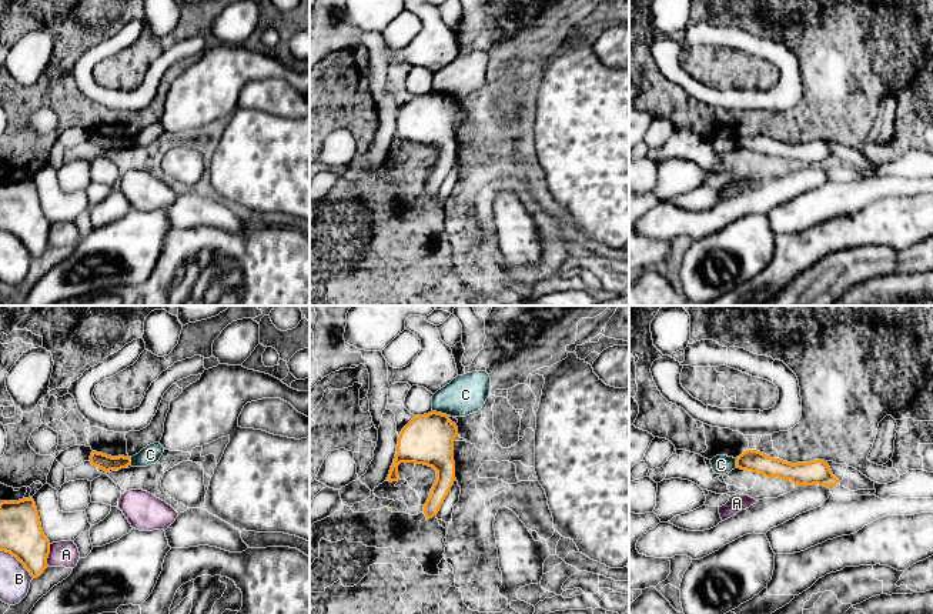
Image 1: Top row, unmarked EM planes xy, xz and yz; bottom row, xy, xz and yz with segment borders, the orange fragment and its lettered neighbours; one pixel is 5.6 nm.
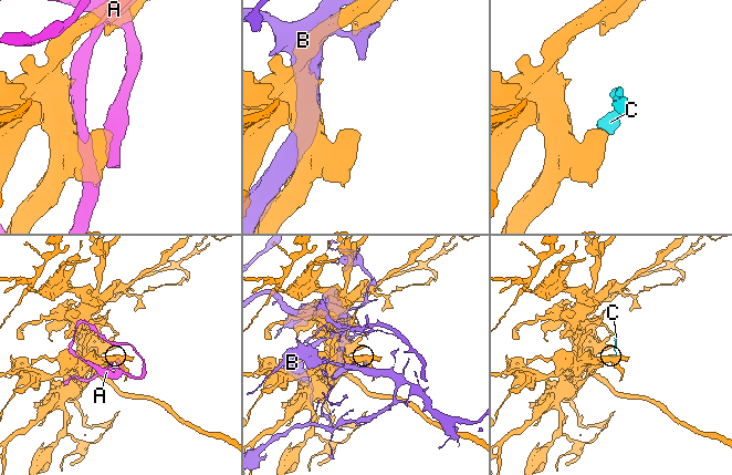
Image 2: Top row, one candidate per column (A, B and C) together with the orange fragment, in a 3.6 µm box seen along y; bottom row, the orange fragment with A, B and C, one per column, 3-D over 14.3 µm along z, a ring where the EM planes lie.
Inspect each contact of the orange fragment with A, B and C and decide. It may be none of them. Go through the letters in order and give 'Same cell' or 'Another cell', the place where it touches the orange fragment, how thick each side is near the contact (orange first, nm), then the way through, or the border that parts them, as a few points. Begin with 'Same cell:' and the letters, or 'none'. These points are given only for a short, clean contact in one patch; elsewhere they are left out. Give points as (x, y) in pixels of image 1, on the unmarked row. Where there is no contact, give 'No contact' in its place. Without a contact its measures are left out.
Same cell: none
A: Another cell. Touches orange at xy (47, 236). Thickness 240 nm (orange) against 140 nm
B: Another cell. Touches orange at xy (17, 239). Thickness 240 nm (orange) against 180 nm
C: Another cell. Touches orange at xz (440, 93). Thickness 280 nm (orange) against 220 nm. Boundary: xz (432, 90), (447, 96)

